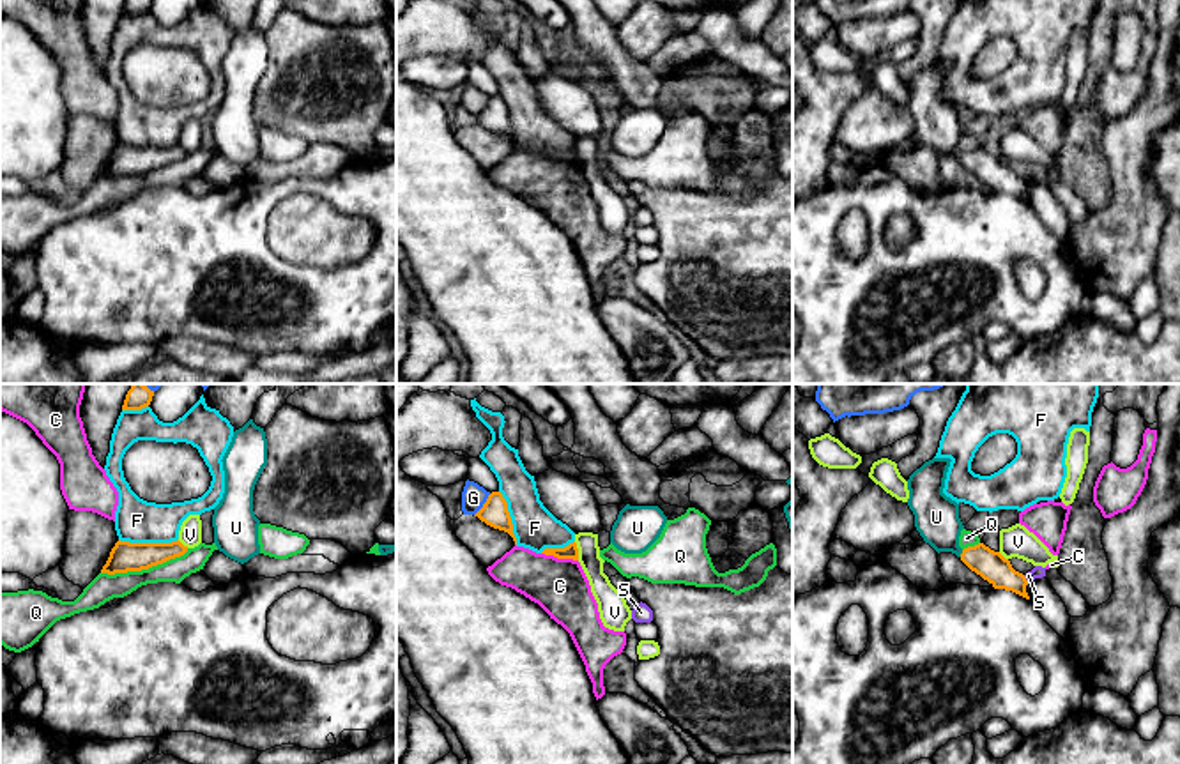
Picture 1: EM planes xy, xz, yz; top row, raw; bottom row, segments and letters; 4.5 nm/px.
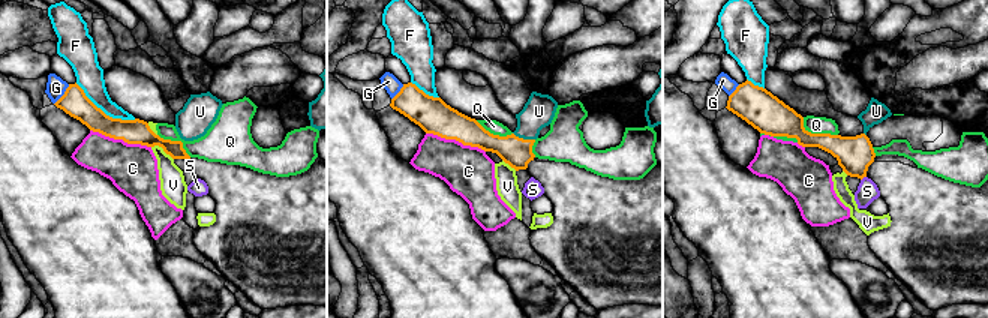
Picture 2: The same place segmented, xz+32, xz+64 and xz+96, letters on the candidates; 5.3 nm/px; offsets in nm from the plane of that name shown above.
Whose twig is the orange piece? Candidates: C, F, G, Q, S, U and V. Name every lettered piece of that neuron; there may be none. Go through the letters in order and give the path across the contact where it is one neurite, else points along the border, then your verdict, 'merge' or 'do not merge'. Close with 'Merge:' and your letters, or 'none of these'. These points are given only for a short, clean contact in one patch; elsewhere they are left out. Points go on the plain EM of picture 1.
C: do not merge
F: do not merge
G: do not merge
Q: do not merge
S: do not merge
U: way yz (989, 168), (979, 161), (961, 158), (943, 140), (936, 121); merge
V: do not merge
Merge: U

